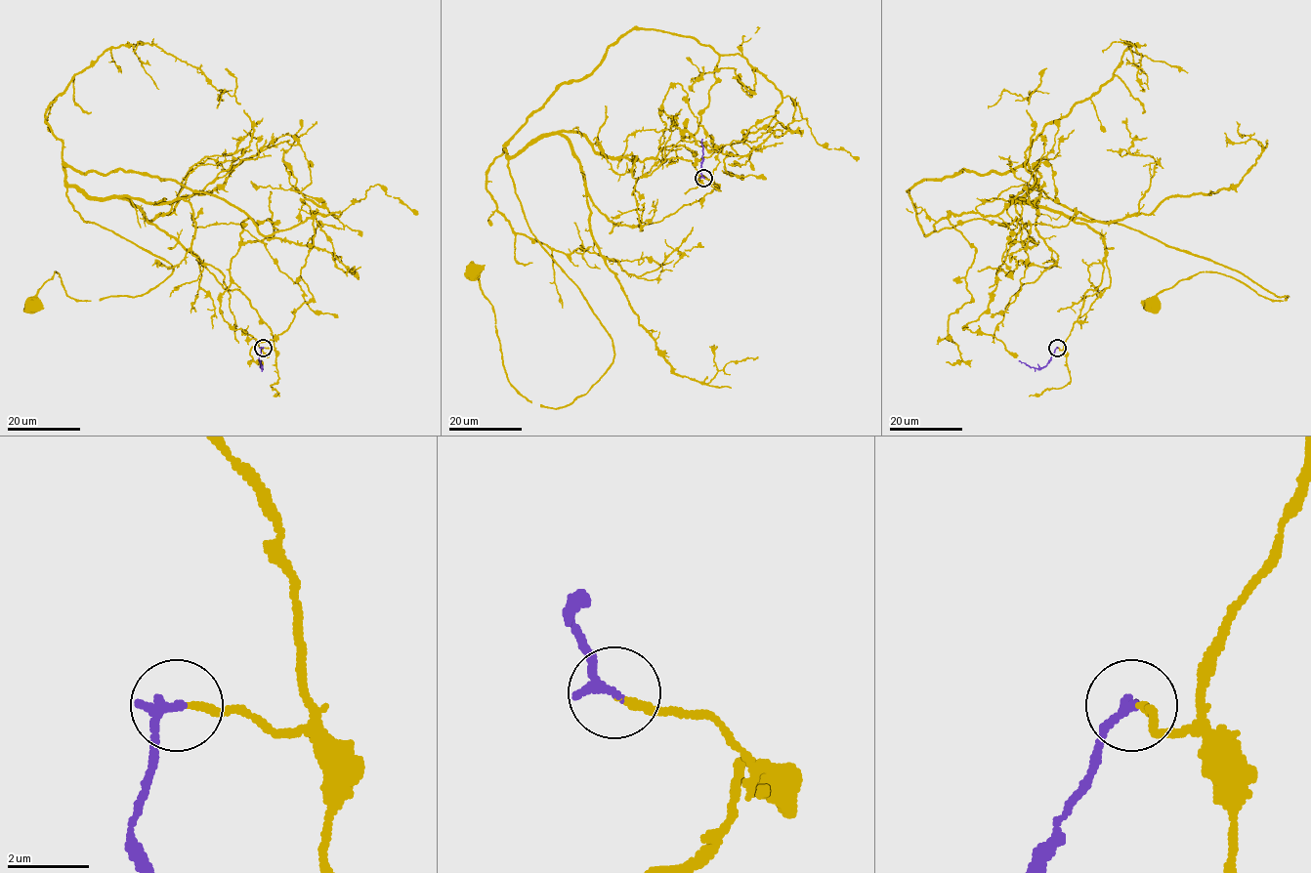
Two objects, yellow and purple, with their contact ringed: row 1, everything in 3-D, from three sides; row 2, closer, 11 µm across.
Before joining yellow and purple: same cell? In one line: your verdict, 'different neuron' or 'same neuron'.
same neuron

